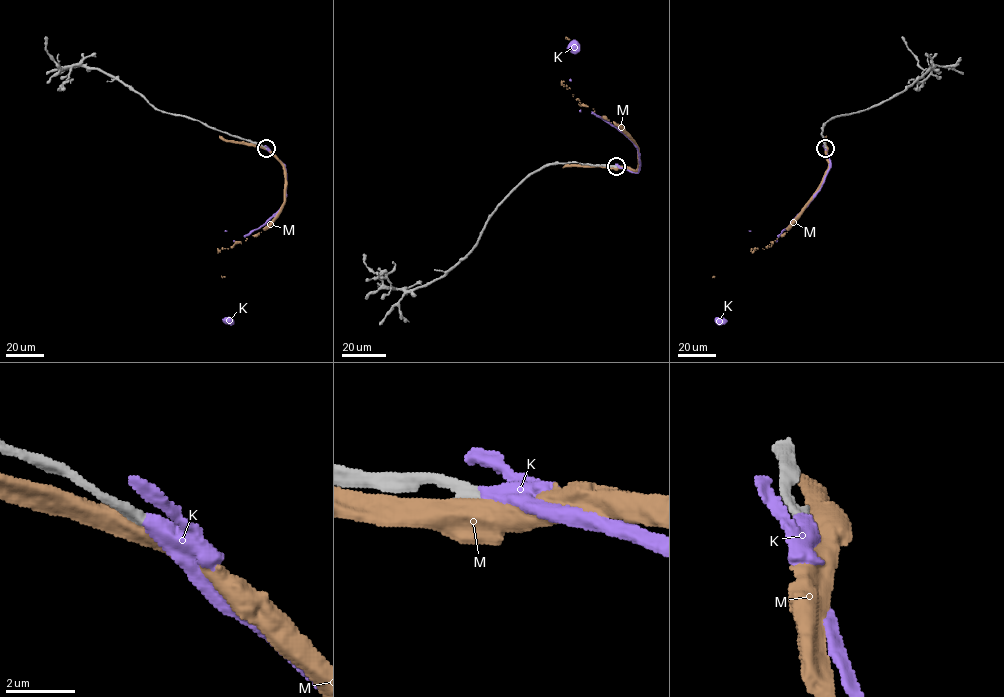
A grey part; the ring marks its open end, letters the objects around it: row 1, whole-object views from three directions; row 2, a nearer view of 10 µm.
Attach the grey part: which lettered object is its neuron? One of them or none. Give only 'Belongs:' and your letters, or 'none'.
Belongs: K

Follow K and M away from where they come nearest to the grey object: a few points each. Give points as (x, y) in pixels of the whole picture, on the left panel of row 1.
K: (266, 148), (284, 166), (286, 197), (284, 204), (271, 217), (244, 237), (230, 321)
M: (265, 148), (283, 166), (285, 202), (278, 216), (264, 230), (228, 249), (218, 249), (224, 277), (221, 276)

